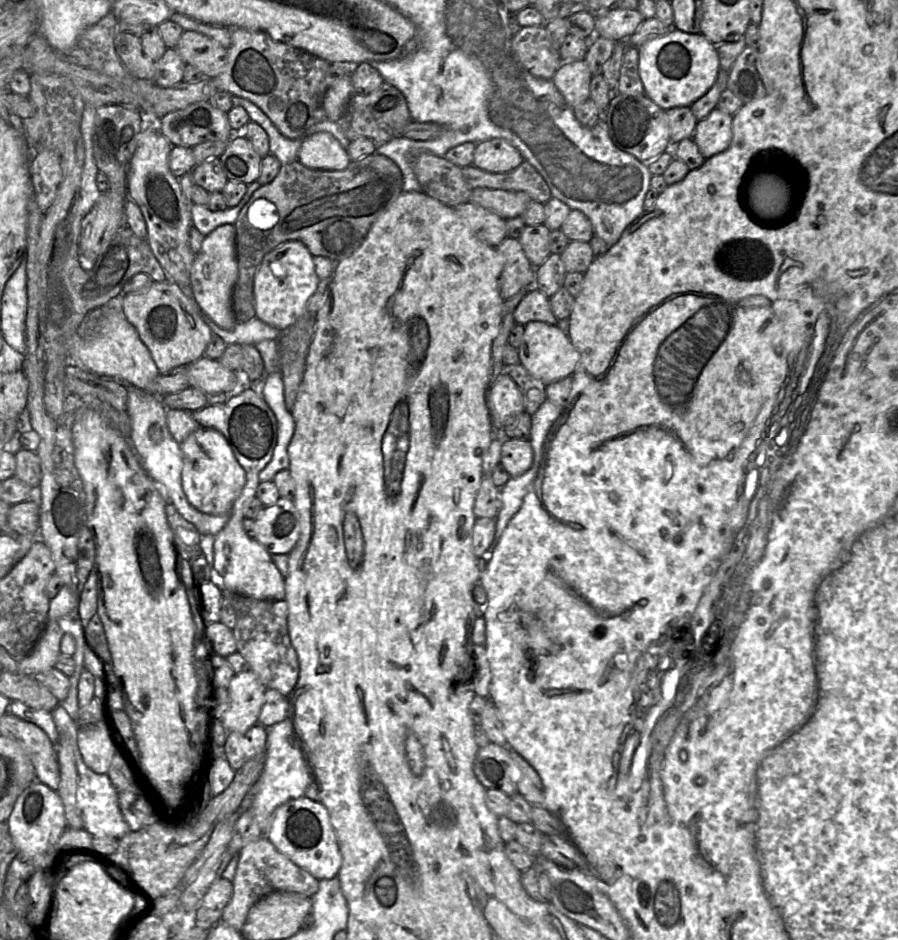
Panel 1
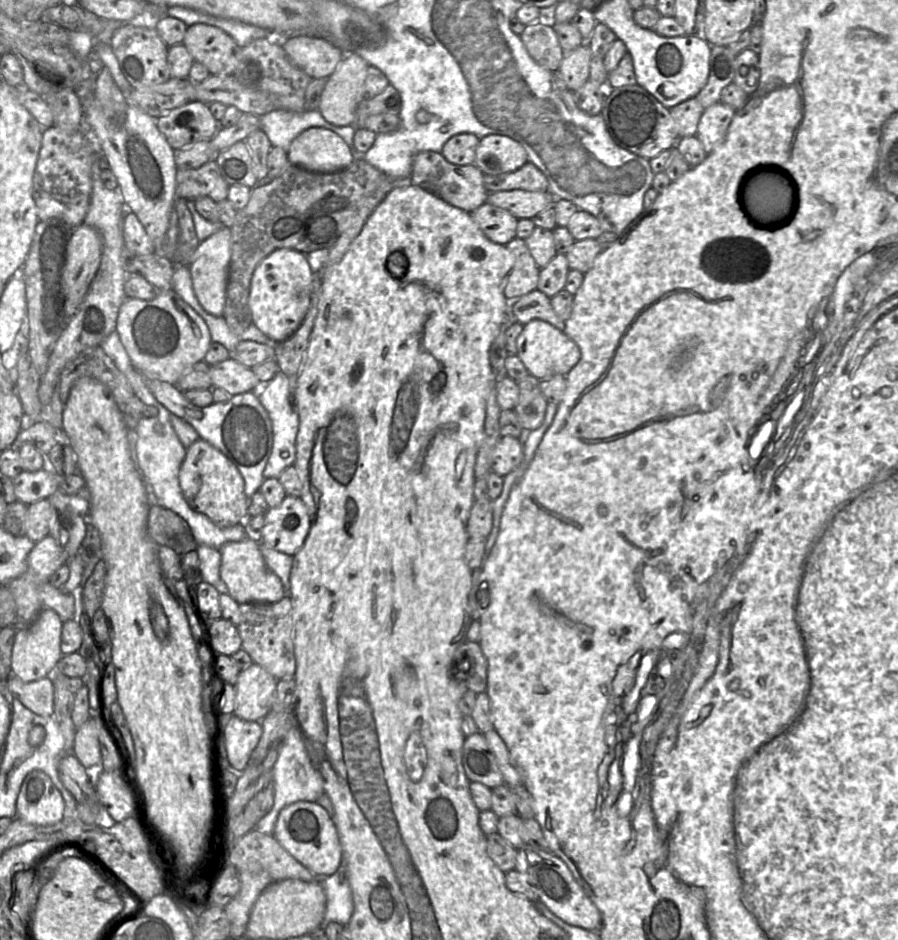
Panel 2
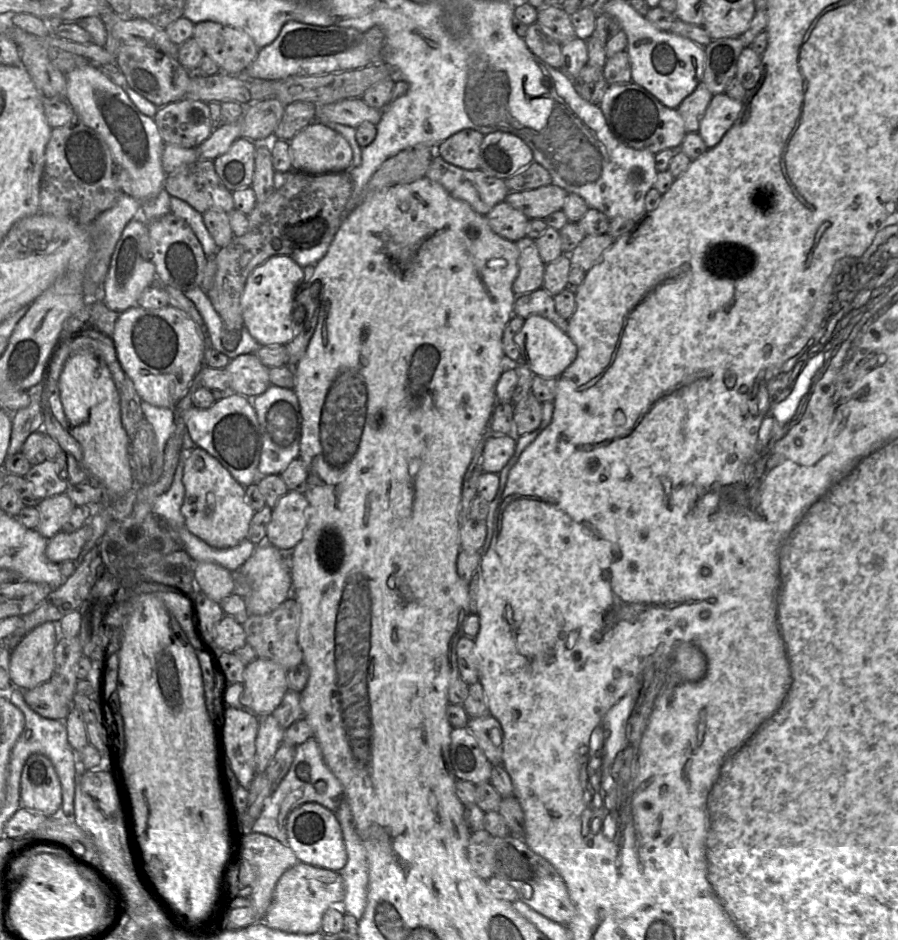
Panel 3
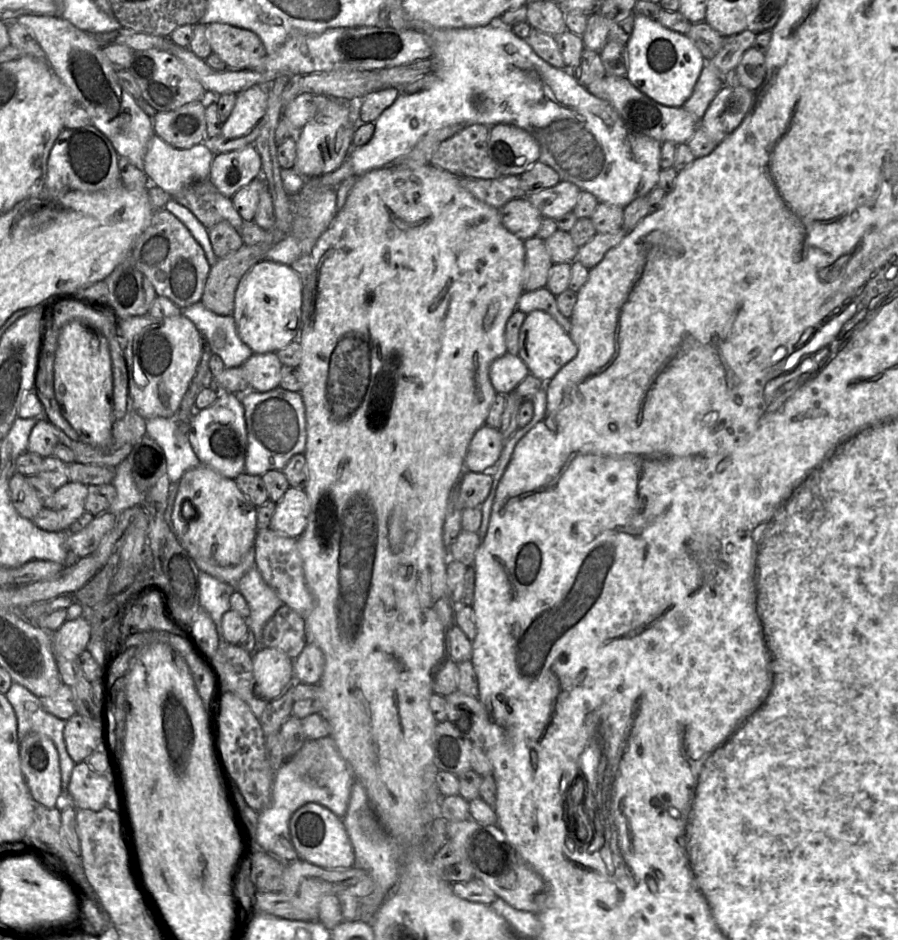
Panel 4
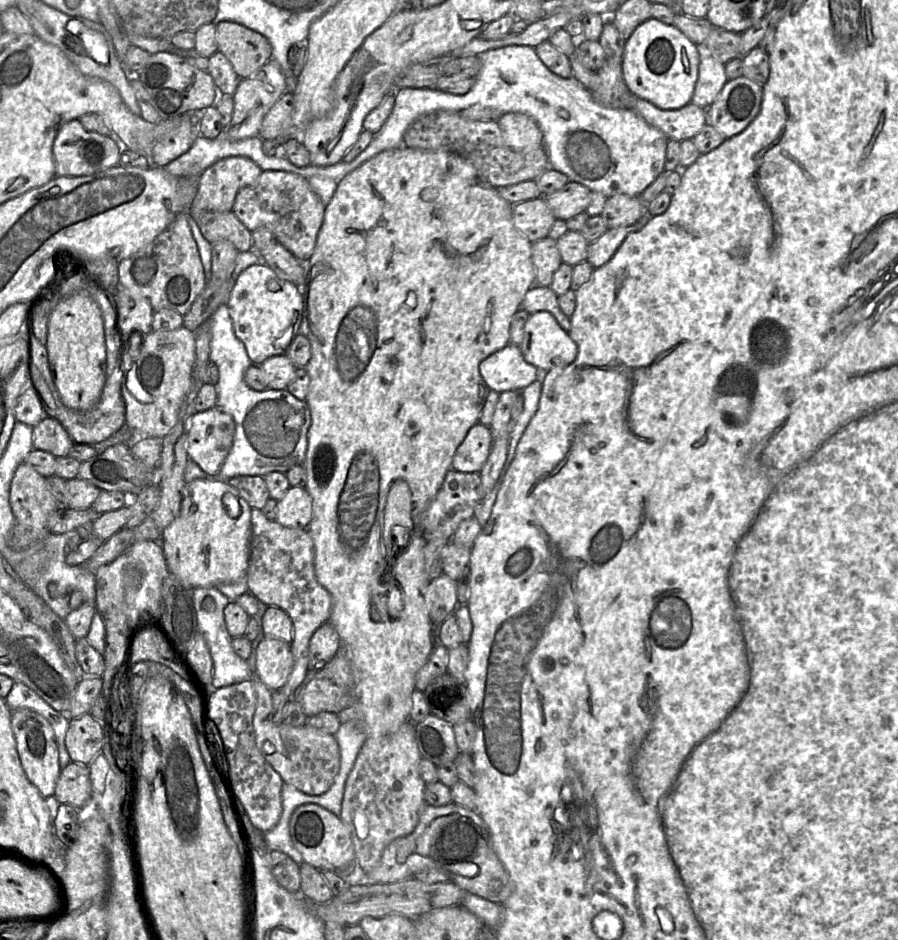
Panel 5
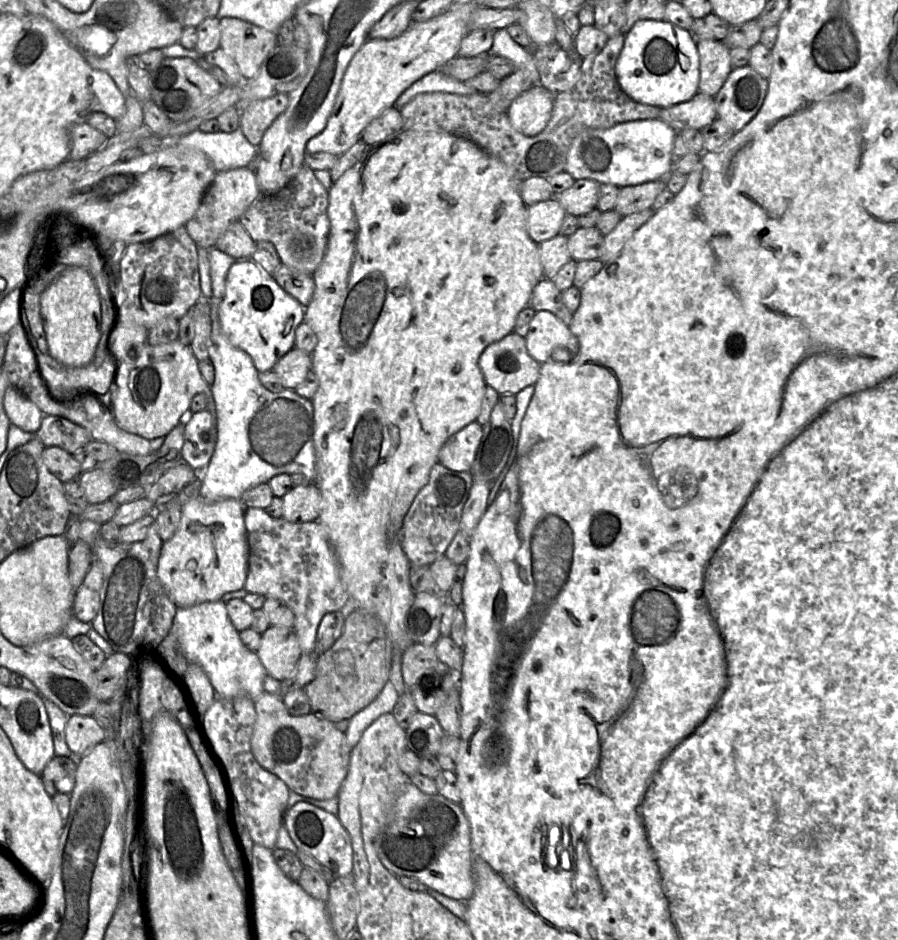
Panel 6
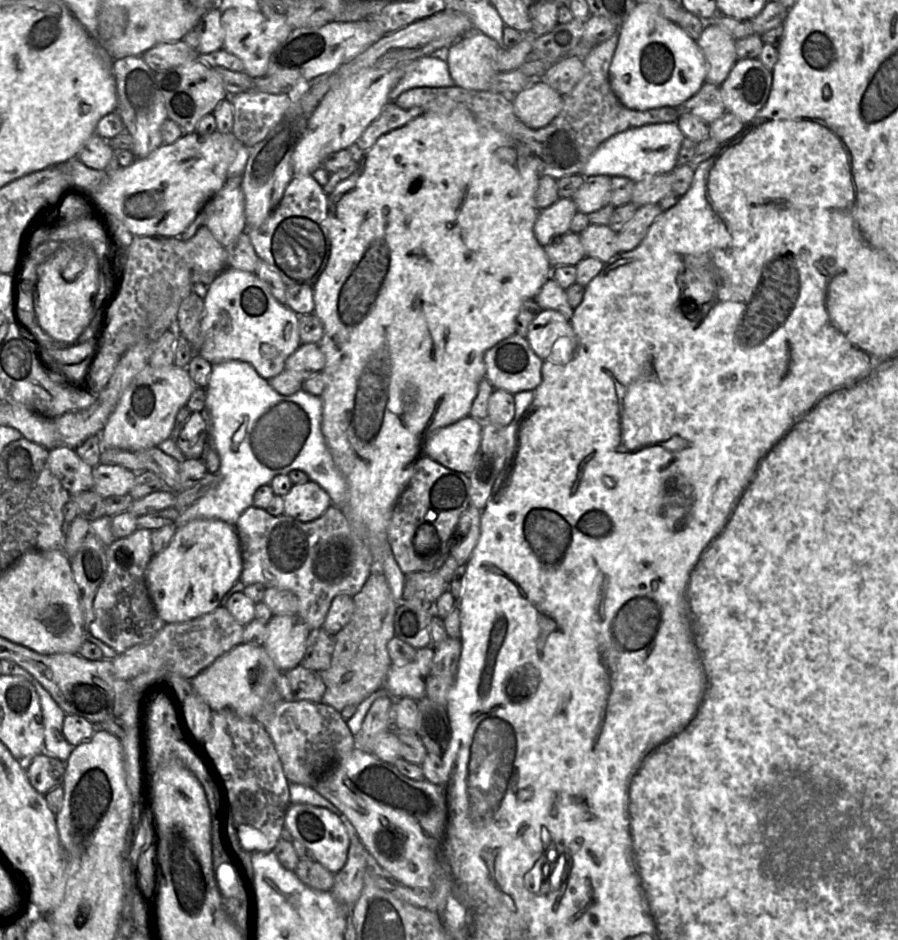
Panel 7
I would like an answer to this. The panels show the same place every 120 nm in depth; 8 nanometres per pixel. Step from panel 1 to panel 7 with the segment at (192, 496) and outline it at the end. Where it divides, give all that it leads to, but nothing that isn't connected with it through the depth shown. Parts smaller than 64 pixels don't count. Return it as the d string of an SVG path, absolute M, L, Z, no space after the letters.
M195 519L177 528L167 548L153 556L145 571L145 581L160 618L166 624L182 623L201 617L220 606L224 595L240 580L242 568L236 527L218 519Z

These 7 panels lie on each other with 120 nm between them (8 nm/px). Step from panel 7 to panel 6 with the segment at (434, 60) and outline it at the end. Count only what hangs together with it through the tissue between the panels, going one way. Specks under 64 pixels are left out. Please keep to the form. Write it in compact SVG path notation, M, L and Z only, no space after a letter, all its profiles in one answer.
M441 69L430 72L414 82L396 100L394 107L399 111L409 103L415 96L422 93L443 92L457 95L478 93L464 82L456 80Z

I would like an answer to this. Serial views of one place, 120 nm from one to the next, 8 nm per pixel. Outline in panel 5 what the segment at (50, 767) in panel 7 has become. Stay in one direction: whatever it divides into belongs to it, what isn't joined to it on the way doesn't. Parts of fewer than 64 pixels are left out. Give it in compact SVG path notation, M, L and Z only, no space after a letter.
M72 761L61 770L54 798L60 804L69 804L77 809L82 809L90 801L91 796L89 765L81 765Z

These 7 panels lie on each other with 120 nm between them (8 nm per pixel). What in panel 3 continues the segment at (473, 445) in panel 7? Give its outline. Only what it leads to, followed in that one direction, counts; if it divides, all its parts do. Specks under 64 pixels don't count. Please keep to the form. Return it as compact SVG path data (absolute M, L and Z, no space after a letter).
M488 433L483 443L482 471L499 475L500 471L513 456L518 437L515 435Z

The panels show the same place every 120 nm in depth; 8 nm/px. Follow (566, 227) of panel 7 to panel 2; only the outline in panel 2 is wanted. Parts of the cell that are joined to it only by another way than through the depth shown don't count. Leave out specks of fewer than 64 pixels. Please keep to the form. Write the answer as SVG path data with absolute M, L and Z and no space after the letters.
M485 203L471 213L474 221L491 241L507 245L517 237L517 219L508 210Z

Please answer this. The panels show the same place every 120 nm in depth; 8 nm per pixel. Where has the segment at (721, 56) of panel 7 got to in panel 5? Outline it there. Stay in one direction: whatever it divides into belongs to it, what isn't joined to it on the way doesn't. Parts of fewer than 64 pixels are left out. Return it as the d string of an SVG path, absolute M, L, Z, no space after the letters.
M701 52L698 79L691 103L707 109L715 101L727 81L725 64L710 53Z

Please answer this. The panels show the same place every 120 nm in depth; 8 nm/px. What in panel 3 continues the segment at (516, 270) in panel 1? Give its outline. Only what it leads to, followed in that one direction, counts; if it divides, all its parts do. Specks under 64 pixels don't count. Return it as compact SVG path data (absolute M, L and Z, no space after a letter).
M526 236L516 245L519 249L518 275L513 283L513 291L518 296L543 287L546 264L540 257L535 240Z

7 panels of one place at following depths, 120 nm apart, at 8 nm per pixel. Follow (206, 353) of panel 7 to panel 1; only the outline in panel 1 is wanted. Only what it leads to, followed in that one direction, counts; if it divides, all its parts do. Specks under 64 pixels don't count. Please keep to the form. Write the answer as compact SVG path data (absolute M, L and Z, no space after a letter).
M287 241L267 253L254 278L254 302L256 318L264 323L285 331L305 312L311 296L316 292L318 277L313 255L300 241Z

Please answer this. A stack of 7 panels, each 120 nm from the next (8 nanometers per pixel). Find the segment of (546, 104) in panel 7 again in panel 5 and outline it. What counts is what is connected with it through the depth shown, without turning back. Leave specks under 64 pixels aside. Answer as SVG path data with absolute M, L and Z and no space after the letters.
M505 113L497 123L506 144L515 151L529 152L543 146L543 134L538 124L522 113Z

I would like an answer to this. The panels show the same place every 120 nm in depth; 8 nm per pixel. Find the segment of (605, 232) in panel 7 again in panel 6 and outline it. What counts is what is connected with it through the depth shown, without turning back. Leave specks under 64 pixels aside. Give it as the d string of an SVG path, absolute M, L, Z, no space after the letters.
M579 227L574 234L568 237L571 259L576 262L599 259L603 242L604 236L596 227Z

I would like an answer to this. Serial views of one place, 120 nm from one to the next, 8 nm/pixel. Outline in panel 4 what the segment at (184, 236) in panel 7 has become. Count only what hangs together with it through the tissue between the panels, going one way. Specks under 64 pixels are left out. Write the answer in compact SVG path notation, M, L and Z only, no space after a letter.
M253 144L215 154L211 162L209 180L220 193L229 198L253 179L261 177L261 158Z

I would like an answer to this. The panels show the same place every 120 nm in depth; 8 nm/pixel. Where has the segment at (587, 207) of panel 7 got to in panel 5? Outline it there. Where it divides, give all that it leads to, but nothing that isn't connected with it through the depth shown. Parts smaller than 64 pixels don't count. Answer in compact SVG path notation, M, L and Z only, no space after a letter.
M569 181L563 188L542 195L555 218L564 221L584 212L590 203L591 190L581 183Z

